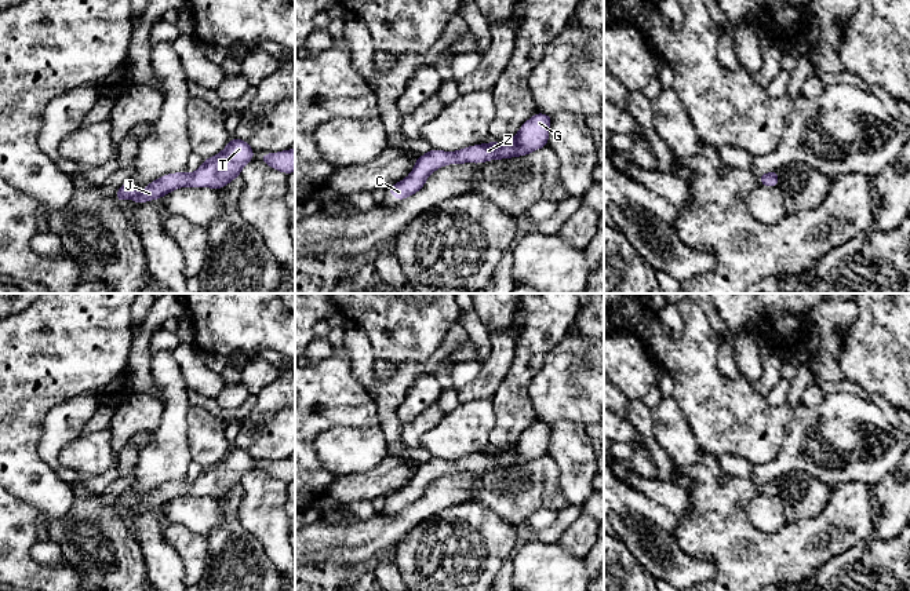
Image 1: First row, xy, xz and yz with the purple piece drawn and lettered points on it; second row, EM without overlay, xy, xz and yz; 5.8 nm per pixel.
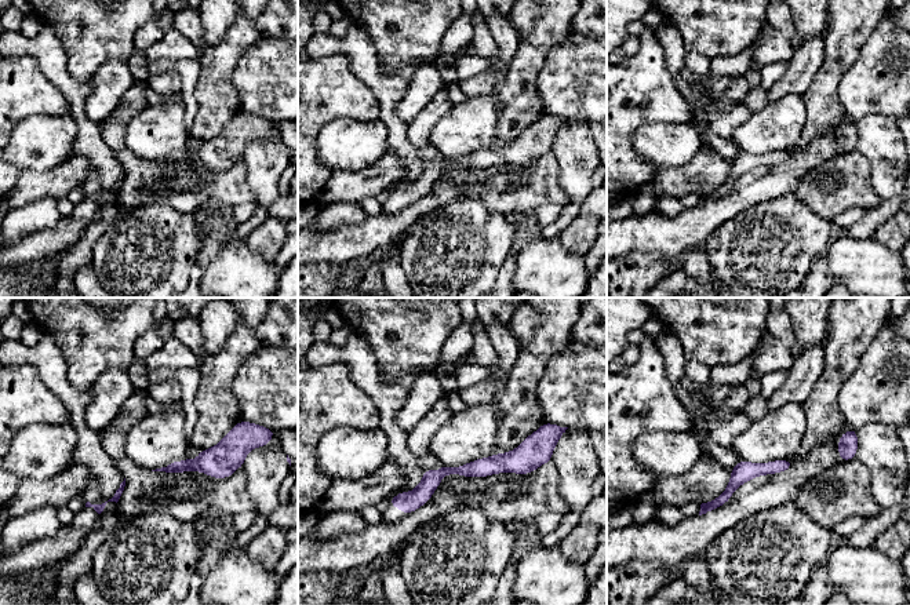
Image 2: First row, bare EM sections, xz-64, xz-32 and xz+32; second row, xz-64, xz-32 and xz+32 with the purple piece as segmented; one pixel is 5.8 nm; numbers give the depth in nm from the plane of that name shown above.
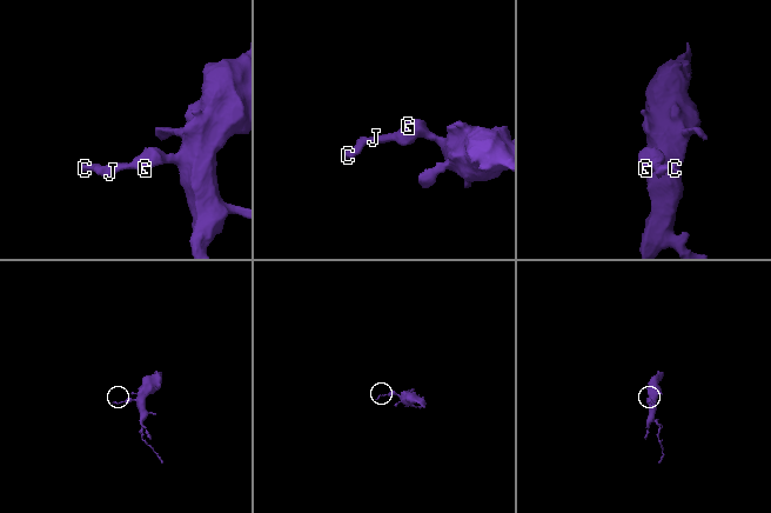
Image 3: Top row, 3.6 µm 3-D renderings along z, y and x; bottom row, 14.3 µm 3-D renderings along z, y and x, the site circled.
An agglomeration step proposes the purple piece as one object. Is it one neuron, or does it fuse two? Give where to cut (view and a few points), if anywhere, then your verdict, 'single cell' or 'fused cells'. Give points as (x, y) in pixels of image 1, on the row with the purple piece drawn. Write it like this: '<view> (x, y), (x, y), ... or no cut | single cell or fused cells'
no cut | single cell

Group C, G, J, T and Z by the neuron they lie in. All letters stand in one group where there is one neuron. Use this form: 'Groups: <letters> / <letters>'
Groups: C G J T Z

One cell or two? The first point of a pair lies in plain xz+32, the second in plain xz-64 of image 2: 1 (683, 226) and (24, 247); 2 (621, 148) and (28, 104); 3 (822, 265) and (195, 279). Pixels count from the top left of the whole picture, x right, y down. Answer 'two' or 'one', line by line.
1: one
2: one
3: one

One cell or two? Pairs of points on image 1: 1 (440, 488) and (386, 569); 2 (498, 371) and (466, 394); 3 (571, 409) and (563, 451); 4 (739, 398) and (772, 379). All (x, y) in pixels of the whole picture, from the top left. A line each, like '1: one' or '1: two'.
1: two
2: one
3: two
4: two

